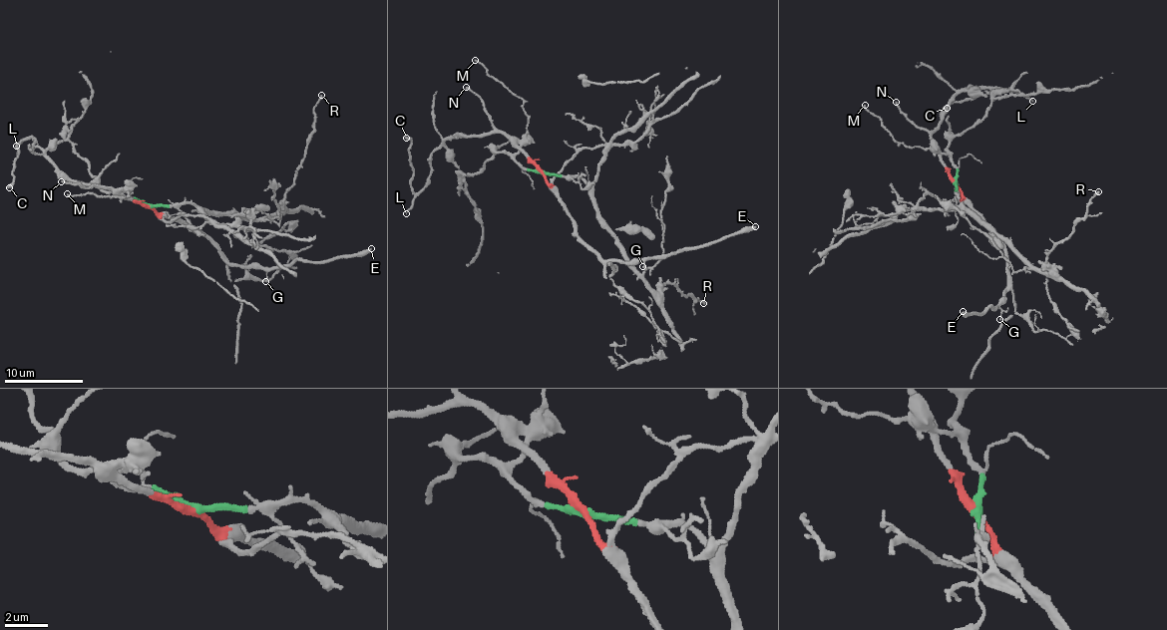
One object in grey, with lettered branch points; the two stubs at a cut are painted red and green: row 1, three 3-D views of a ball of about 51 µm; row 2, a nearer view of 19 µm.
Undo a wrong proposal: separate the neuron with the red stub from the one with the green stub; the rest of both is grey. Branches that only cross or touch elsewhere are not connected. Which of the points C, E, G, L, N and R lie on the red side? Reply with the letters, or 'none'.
C, E, G, L, N

